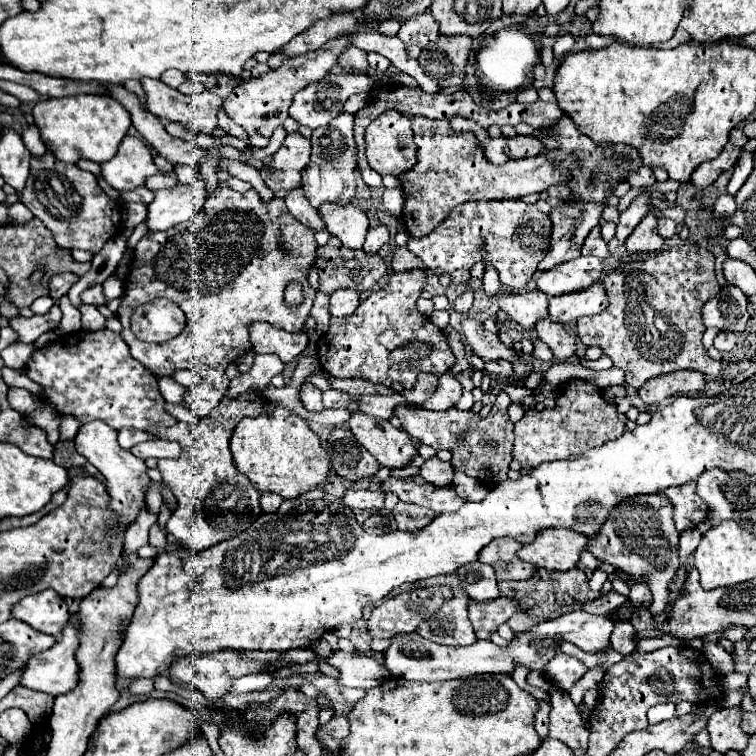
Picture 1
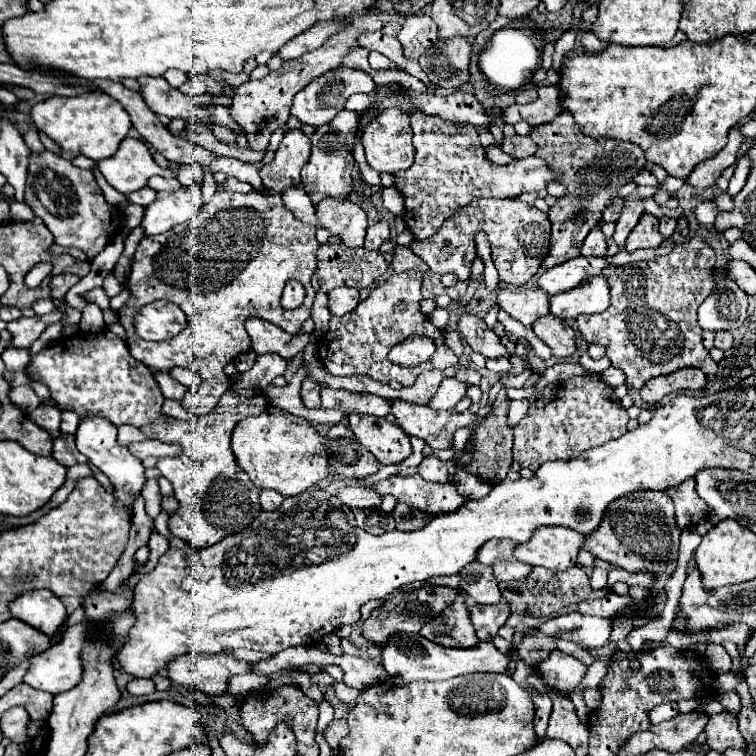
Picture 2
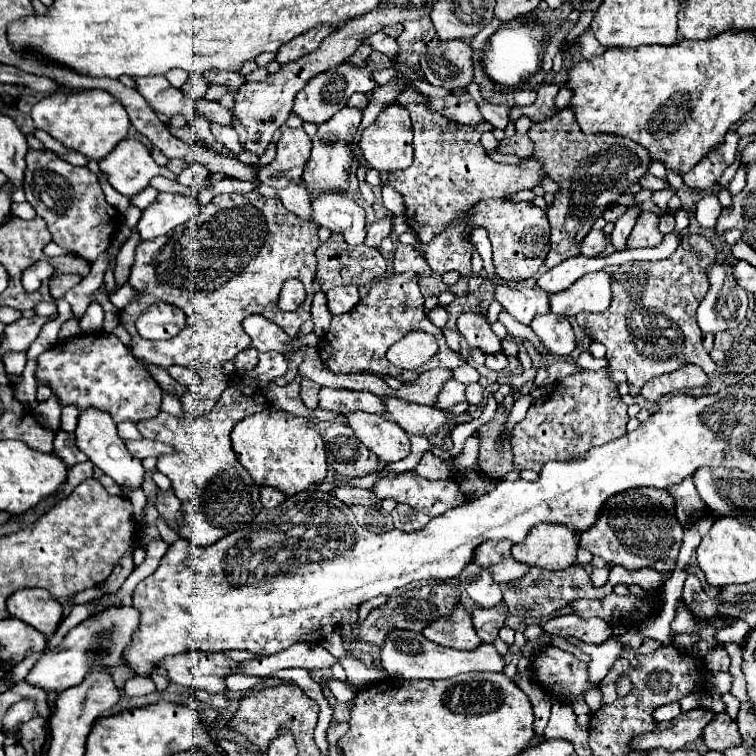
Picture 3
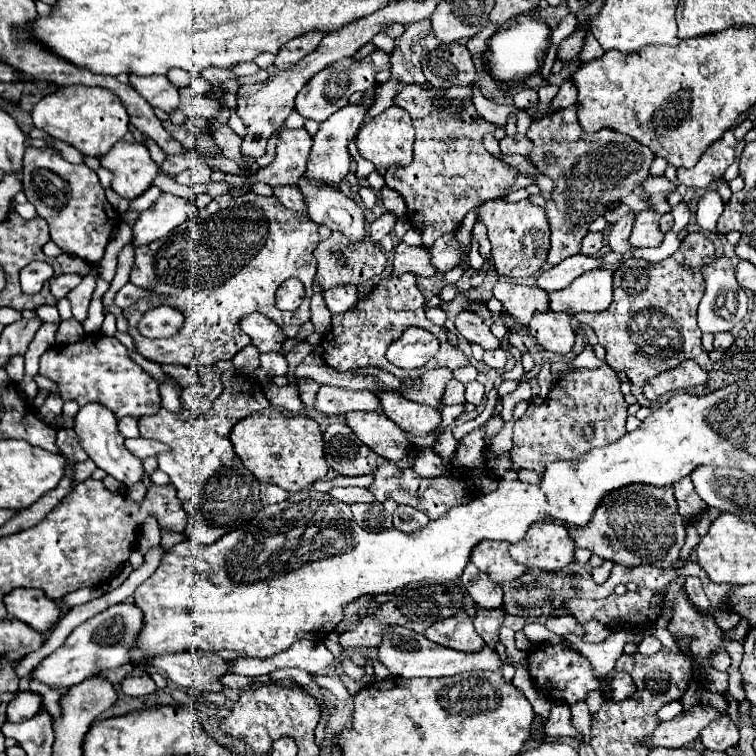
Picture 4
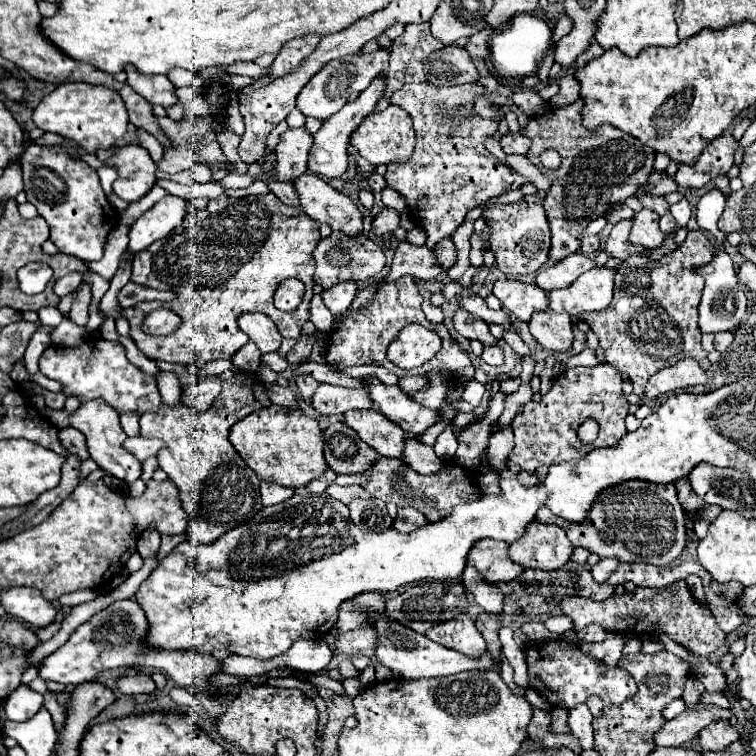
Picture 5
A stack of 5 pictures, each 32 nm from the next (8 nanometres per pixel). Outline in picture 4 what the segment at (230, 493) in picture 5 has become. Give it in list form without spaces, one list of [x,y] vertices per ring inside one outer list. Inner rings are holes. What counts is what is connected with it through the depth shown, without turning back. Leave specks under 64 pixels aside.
[[[228,370],[222,372],[222,384],[224,390],[214,402],[212,410],[200,416],[192,414],[186,408],[180,408],[178,412],[160,408],[158,414],[138,420],[140,436],[162,440],[170,448],[170,452],[158,454],[158,468],[166,472],[170,476],[170,482],[176,486],[178,498],[188,512],[186,534],[196,544],[216,542],[226,532],[246,524],[262,508],[258,490],[260,482],[236,456],[228,434],[236,422],[268,408],[270,402],[264,394],[262,384],[256,382],[254,376],[240,374],[238,370]]]

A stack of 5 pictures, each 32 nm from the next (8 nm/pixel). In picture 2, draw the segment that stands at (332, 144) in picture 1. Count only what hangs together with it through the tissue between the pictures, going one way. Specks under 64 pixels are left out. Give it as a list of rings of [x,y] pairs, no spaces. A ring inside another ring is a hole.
[[[342,110],[334,116],[332,122],[326,126],[318,126],[312,140],[312,156],[308,164],[302,168],[302,186],[310,194],[312,202],[320,202],[324,196],[336,196],[344,198],[352,190],[352,168],[354,168],[354,140],[358,132],[358,112],[352,110]]]

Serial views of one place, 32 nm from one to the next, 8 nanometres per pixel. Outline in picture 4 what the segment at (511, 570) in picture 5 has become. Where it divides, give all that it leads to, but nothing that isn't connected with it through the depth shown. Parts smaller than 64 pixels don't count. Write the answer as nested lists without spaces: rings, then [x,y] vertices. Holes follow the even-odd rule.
[[[482,540],[478,546],[474,546],[470,554],[470,562],[478,566],[478,570],[486,572],[488,578],[496,584],[516,580],[520,574],[524,574],[528,568],[522,564],[516,564],[508,554],[508,542],[496,542],[496,540]]]

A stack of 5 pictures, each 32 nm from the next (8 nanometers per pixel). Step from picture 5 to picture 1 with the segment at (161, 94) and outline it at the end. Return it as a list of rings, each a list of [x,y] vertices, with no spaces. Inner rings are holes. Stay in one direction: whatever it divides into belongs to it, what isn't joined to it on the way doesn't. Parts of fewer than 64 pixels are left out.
[[[142,78],[142,88],[146,92],[148,110],[154,116],[164,116],[168,120],[182,122],[194,134],[212,134],[216,124],[216,110],[224,100],[214,92],[202,92],[198,96],[186,96],[180,90],[170,88],[160,78]]]

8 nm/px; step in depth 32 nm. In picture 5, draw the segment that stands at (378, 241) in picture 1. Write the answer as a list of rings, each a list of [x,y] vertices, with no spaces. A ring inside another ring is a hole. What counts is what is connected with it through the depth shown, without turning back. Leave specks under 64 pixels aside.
[[[384,206],[382,212],[374,218],[372,228],[374,228],[376,236],[384,236],[386,232],[394,232],[398,228],[398,224],[400,224],[400,212],[394,210],[394,208]]]

